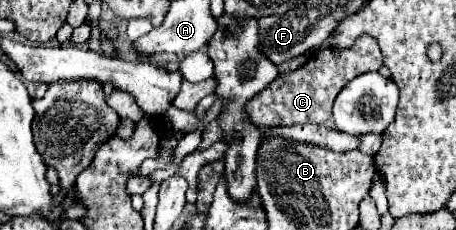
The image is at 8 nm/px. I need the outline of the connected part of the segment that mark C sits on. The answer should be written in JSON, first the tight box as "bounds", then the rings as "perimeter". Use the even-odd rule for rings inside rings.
{"bounds":[249,35,383,127],"perimeter":[[[361,35],[351,49],[325,47],[319,49],[301,69],[279,75],[265,93],[259,93],[249,101],[249,117],[261,127],[291,127],[303,123],[325,123],[331,117],[331,105],[353,77],[365,71],[379,71],[383,55],[377,41],[371,35]]]}

